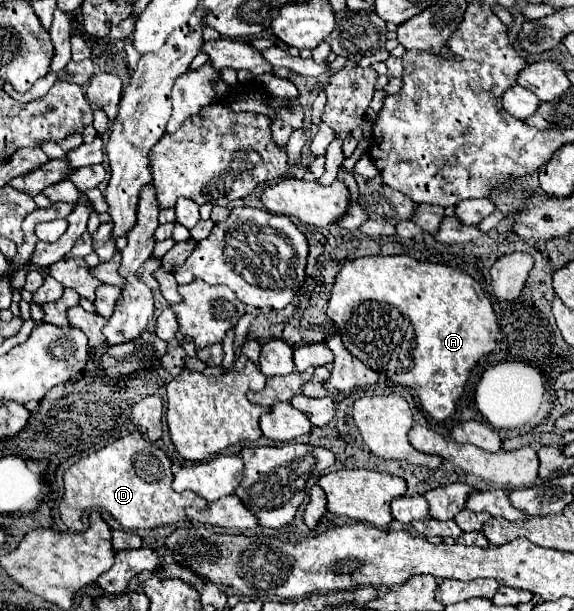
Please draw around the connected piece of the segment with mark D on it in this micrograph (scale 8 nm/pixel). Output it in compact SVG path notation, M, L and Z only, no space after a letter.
M130 433L106 445L104 449L80 459L64 473L64 497L58 507L62 523L72 531L80 531L80 519L84 511L92 511L92 509L106 509L126 529L154 529L158 525L172 525L180 521L184 523L188 507L204 509L208 503L200 499L200 495L196 493L188 493L188 491L176 493L172 489L172 481L174 481L174 473L172 473L170 457L162 449L146 441L142 433Z

